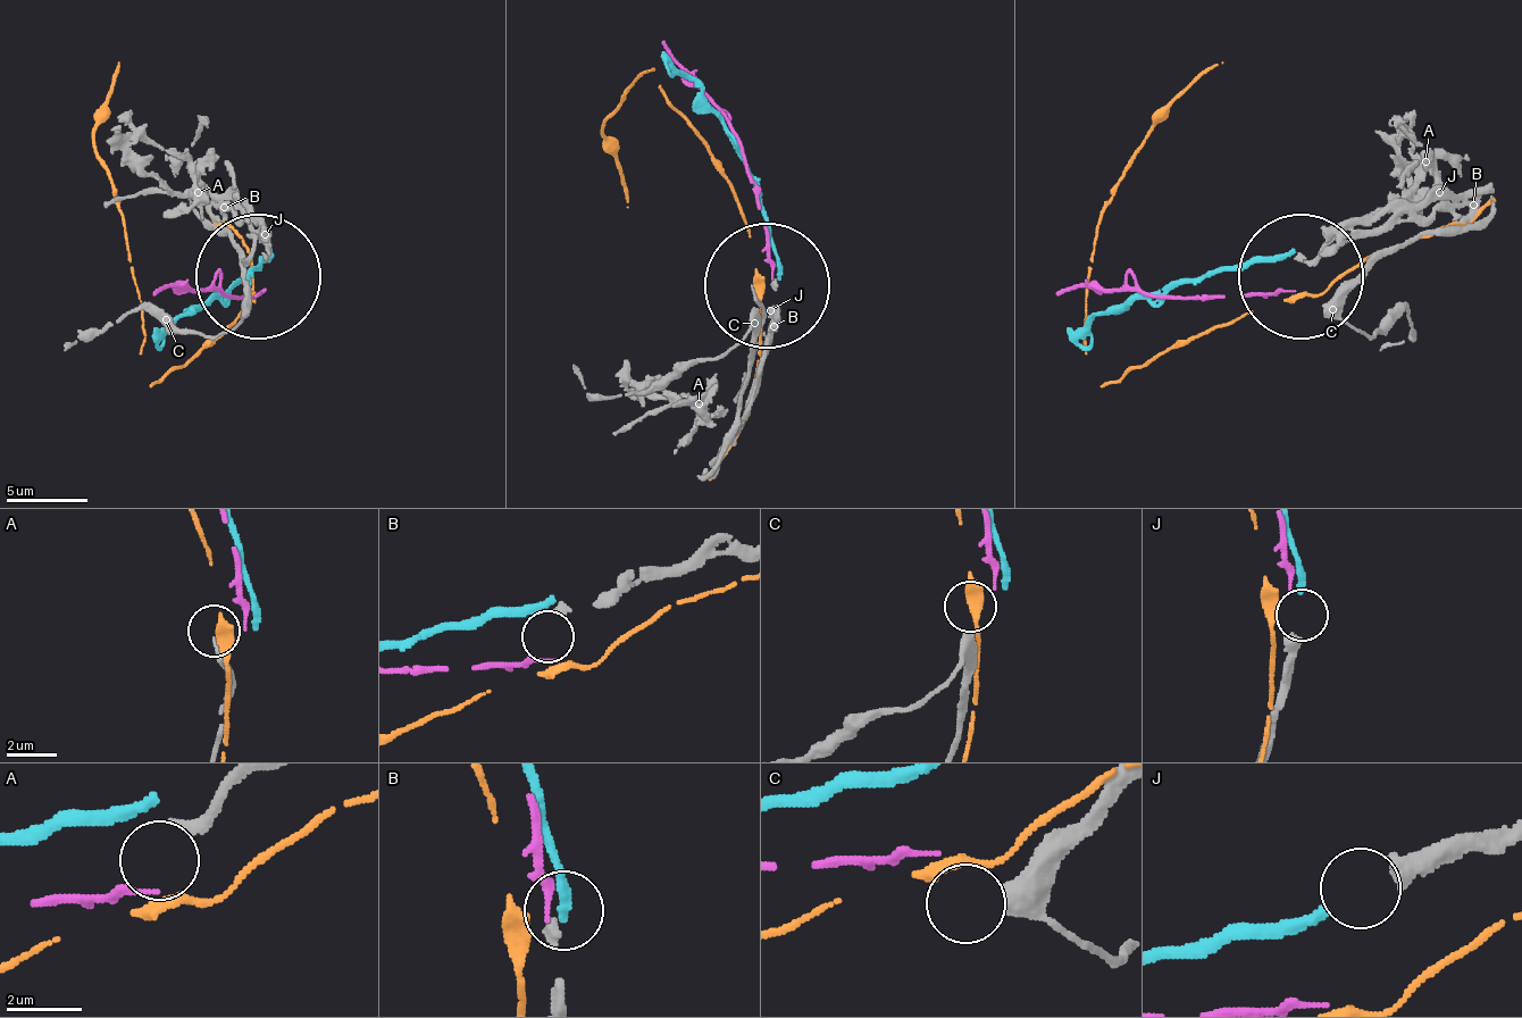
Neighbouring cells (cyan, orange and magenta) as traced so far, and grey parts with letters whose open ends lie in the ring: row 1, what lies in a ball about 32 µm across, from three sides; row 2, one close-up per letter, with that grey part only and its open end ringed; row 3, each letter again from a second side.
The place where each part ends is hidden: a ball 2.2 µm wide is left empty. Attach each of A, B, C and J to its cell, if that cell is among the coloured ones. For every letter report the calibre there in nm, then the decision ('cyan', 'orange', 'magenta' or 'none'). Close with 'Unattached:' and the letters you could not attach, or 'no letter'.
A: calibre 240 nm; none
B: calibre 240 nm; none
C: calibre 400 nm; none
J: calibre 550 nm; cyan
Unattached: A, B, C

